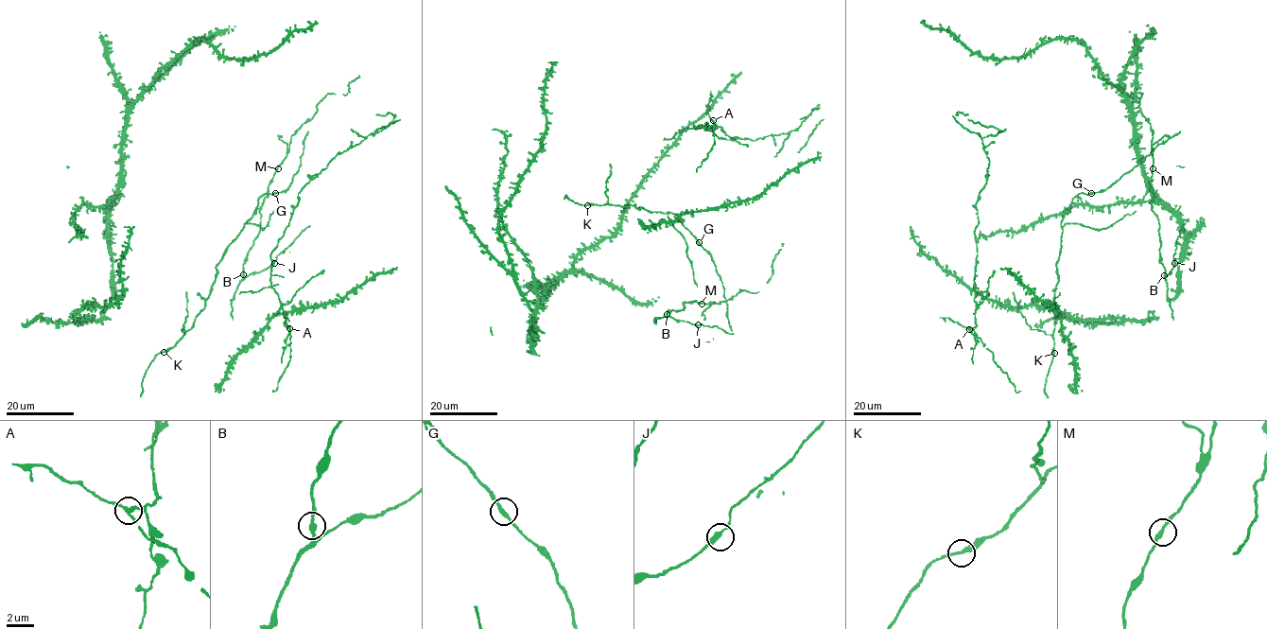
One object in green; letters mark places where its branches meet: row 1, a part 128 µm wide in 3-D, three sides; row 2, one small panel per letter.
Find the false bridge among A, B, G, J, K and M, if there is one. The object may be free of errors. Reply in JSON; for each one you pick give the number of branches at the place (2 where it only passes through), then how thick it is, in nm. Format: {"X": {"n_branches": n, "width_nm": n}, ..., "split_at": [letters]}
{"A": {"n_branches": 2, "width_nm": 280}, "split_at": ["A"]}

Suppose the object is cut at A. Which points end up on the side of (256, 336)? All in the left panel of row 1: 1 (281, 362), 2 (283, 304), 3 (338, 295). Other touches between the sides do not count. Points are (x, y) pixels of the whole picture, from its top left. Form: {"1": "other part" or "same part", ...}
{"1": "other part", "2": "other part", "3": "same part"}

